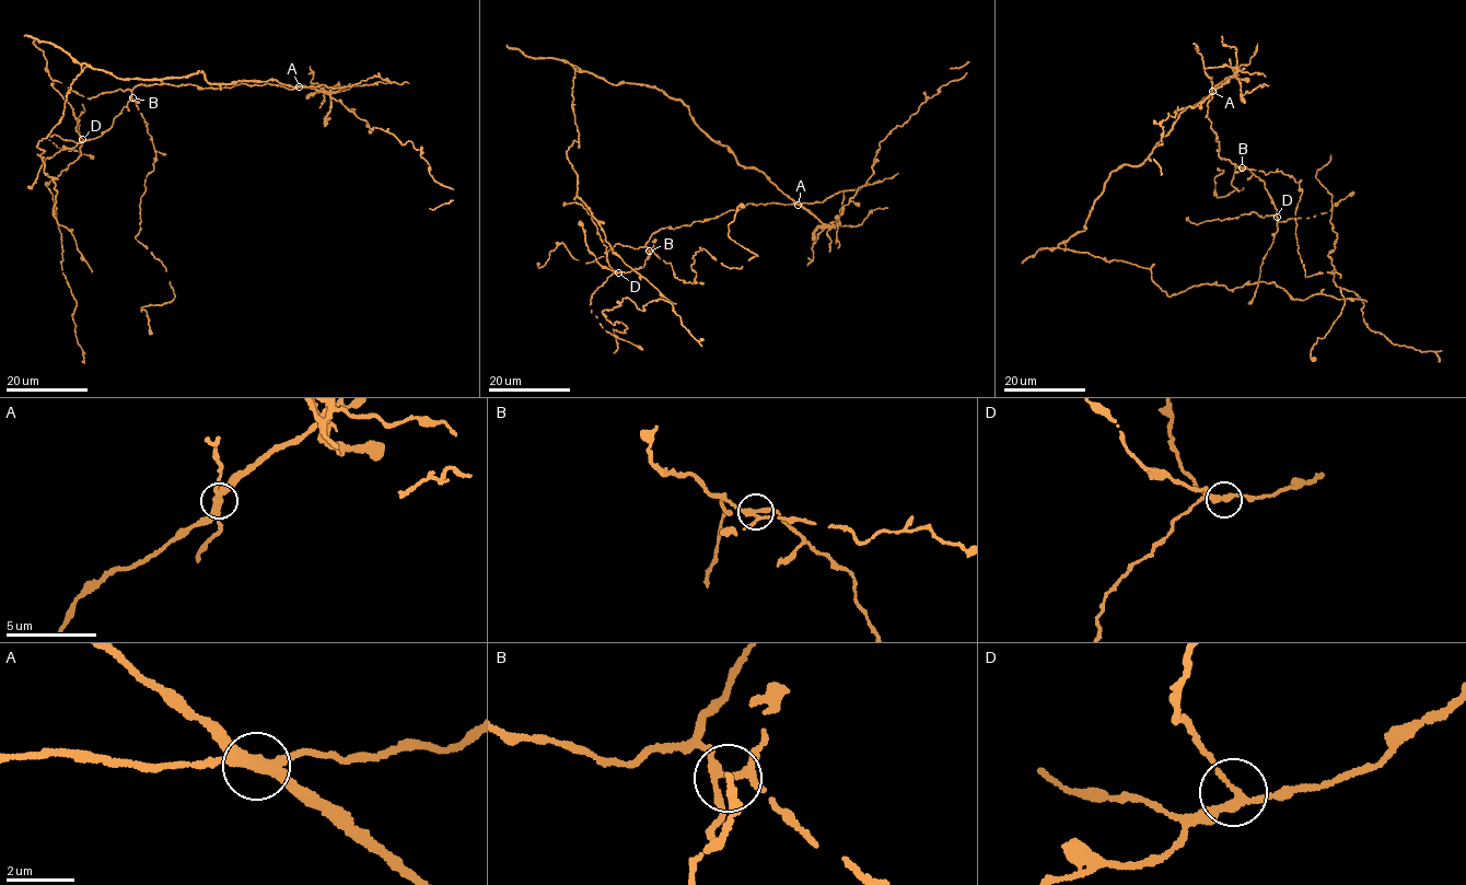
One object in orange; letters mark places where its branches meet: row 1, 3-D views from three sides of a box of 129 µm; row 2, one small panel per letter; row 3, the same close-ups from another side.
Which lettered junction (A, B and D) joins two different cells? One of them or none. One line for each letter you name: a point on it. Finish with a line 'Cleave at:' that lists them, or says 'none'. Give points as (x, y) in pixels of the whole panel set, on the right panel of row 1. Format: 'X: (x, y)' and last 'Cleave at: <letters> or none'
A: (1212, 91)
Cleave at: A

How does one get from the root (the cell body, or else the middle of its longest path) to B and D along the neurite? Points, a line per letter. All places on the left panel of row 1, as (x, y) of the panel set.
B: (290, 89), (267, 83), (213, 89), (189, 83), (141, 84), (132, 89), (132, 97)
D: (290, 89), (267, 83), (213, 89), (189, 83), (139, 84), (107, 129), (99, 137), (82, 139)

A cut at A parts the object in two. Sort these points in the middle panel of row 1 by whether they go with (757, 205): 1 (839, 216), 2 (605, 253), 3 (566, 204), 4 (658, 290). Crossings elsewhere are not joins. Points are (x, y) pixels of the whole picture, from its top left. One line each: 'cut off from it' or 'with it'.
1: cut off from it
2: with it
3: with it
4: cut off from it

